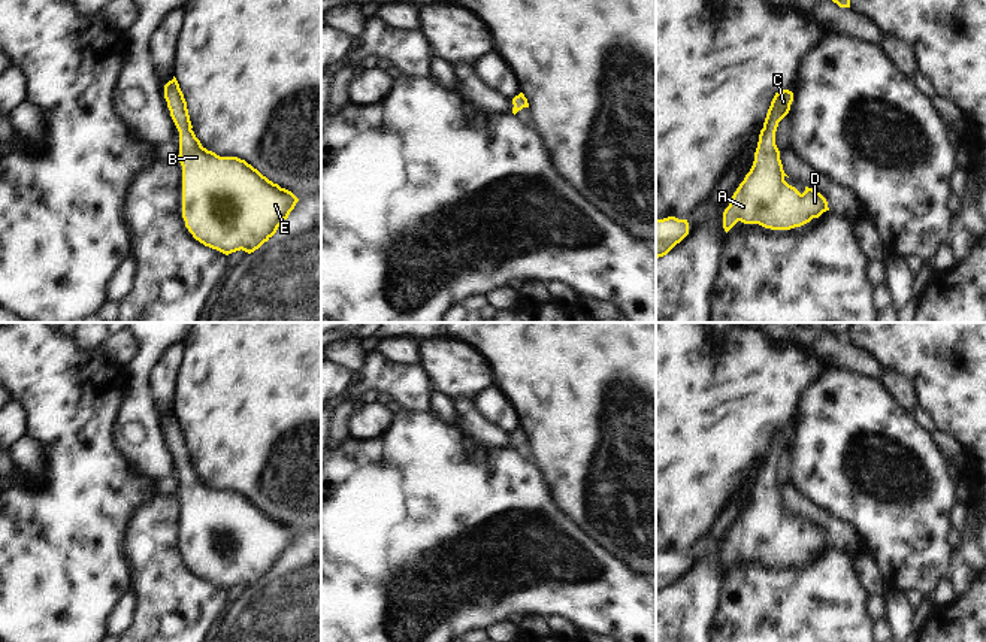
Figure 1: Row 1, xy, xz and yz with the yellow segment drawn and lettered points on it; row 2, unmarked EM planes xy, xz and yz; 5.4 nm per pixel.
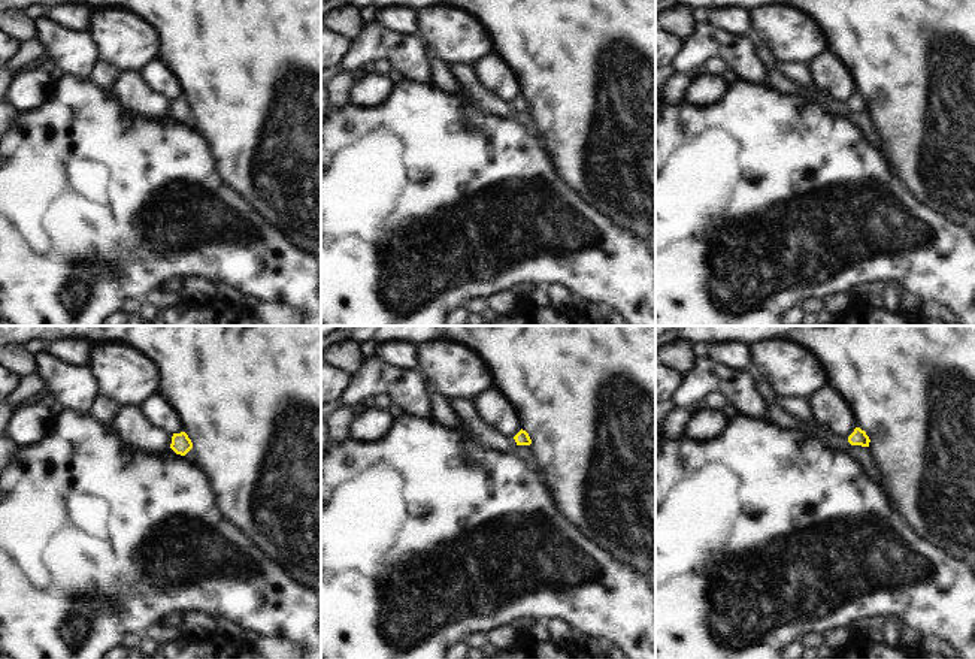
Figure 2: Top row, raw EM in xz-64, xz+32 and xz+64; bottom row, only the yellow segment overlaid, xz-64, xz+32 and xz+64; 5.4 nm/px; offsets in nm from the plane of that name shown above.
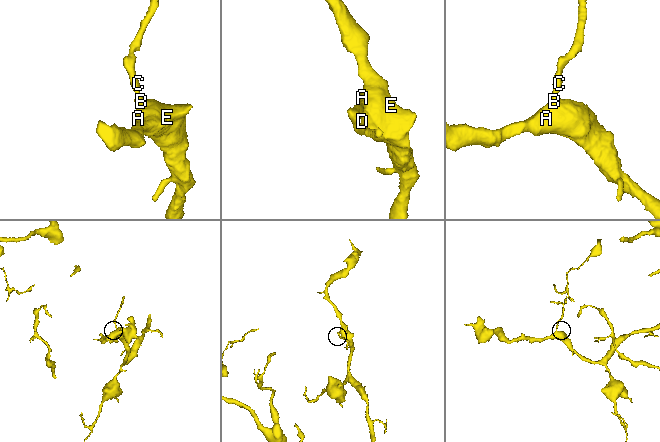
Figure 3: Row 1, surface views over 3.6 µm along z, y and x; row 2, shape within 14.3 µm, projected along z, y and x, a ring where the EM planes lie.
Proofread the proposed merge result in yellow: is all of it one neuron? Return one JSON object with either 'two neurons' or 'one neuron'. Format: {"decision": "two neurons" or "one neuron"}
{"decision": "one neuron"}

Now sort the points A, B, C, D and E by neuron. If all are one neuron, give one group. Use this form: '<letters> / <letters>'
A B C D E

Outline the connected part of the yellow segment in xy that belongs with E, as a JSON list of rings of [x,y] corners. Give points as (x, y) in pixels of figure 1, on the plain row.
[[[173,411],[164,420],[164,433],[170,451],[179,466],[179,490],[182,500],[182,552],[196,575],[226,590],[258,584],[288,552],[299,533],[288,524],[273,518],[257,503],[238,491],[220,491],[202,481],[191,464],[187,436]]]

